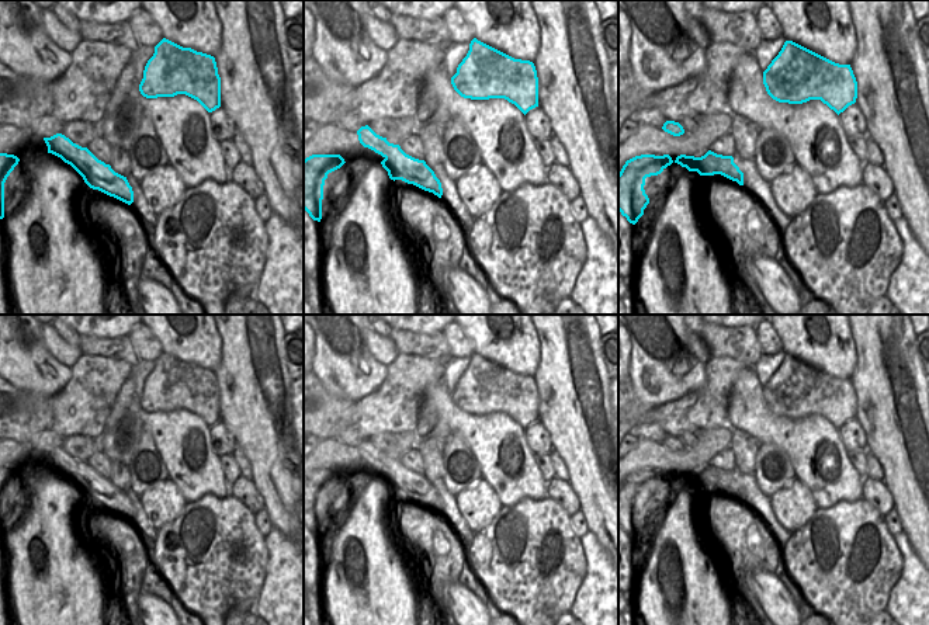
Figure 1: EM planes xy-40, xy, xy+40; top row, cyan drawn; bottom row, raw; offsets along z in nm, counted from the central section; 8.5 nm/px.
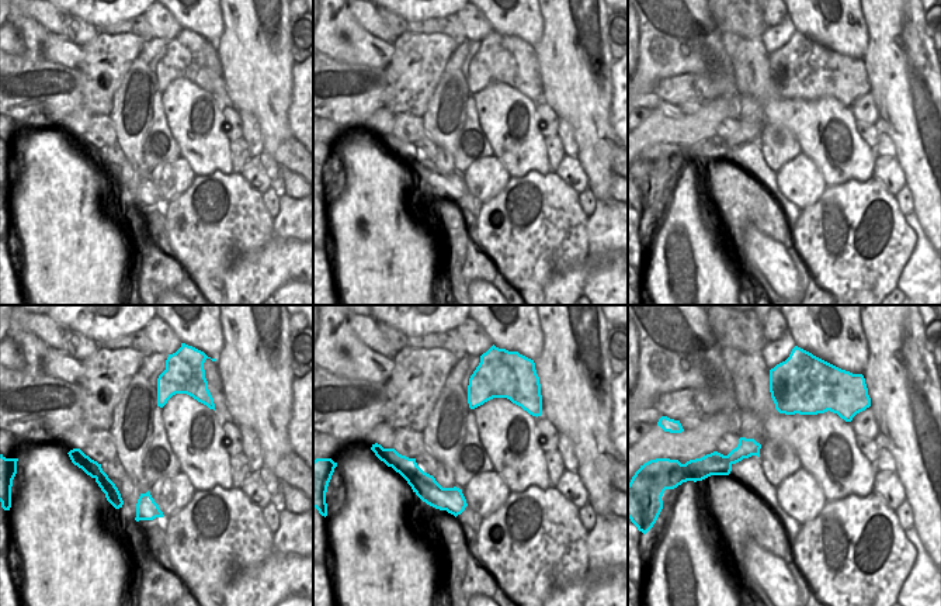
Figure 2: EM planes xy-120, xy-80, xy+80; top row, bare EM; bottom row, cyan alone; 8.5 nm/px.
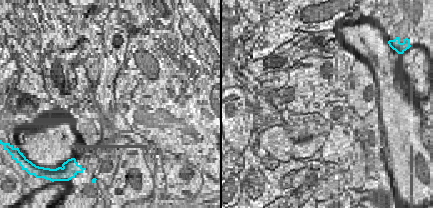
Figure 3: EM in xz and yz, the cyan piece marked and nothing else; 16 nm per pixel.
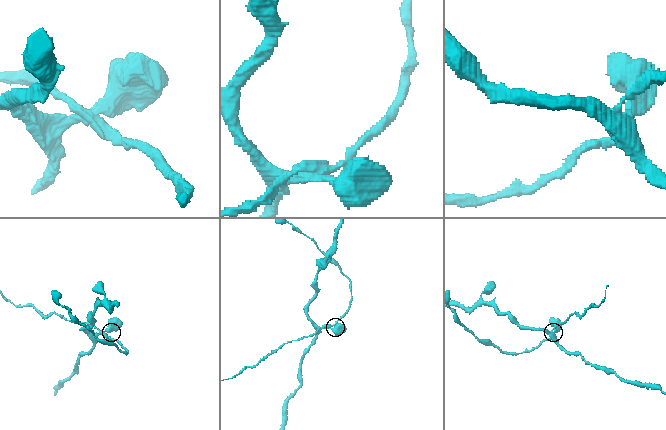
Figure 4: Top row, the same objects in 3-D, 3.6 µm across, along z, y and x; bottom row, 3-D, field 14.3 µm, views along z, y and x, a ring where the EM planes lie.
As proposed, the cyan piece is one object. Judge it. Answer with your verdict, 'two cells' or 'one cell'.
two cells

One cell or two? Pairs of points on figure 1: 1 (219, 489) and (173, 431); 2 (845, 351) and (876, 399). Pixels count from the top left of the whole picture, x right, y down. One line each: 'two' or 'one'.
1: one
2: two

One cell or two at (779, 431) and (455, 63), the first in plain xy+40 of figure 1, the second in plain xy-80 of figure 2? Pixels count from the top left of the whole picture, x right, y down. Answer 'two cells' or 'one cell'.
two cells

